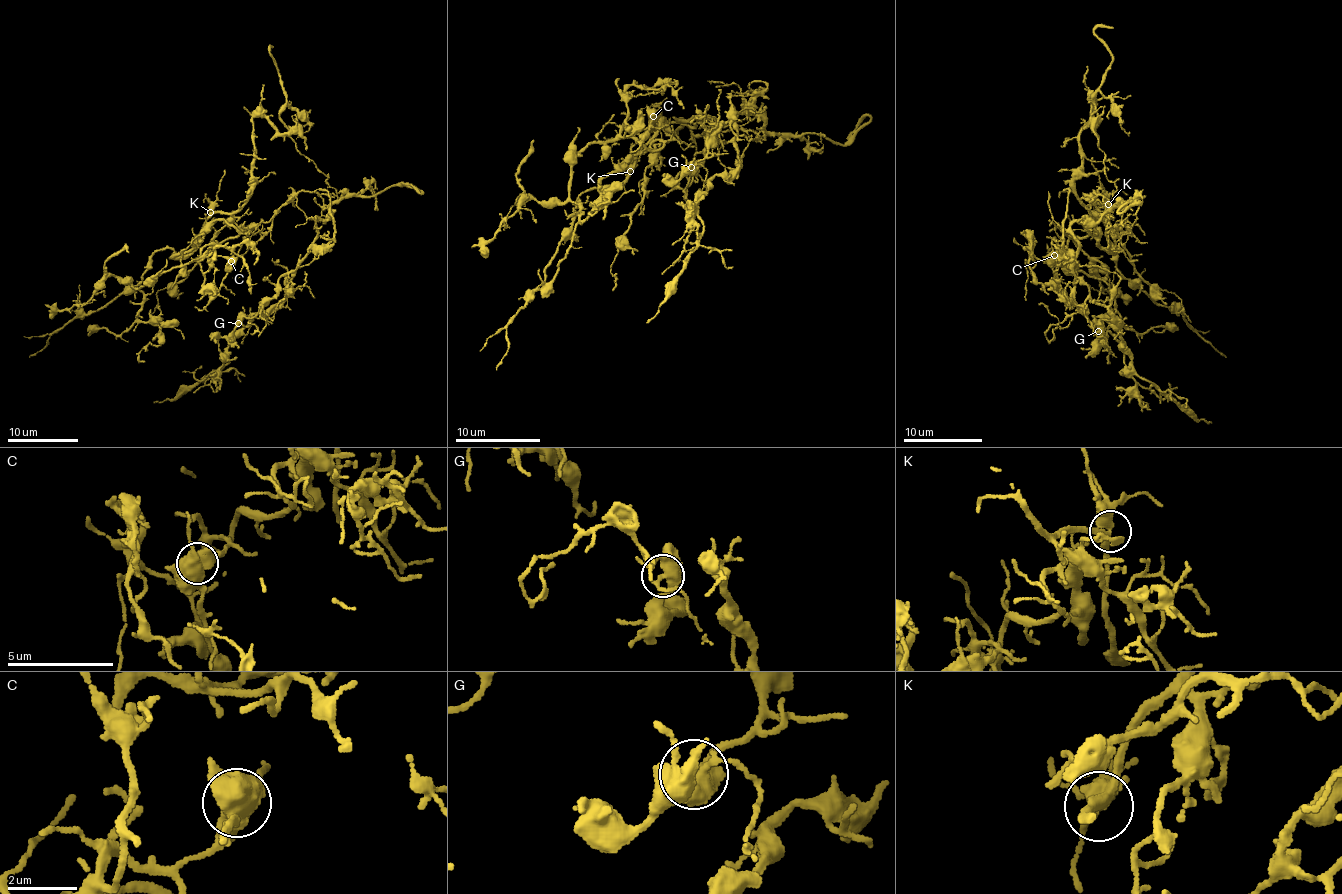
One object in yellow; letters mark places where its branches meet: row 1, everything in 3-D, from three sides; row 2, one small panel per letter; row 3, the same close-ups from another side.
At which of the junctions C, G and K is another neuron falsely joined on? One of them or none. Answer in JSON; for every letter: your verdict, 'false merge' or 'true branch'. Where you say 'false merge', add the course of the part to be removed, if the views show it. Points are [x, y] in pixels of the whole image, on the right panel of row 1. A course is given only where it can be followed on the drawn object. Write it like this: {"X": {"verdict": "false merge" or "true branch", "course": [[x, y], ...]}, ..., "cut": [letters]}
{"C": {"verdict": "true branch"}, "G": {"verdict": "true branch"}, "K": {"verdict": "true branch"}, "cut": []}

